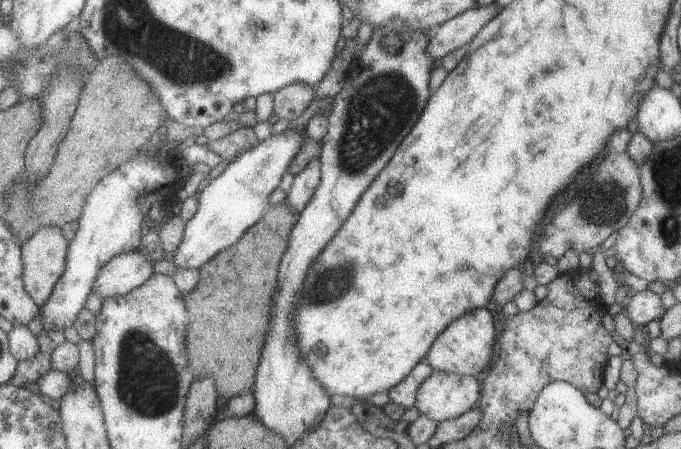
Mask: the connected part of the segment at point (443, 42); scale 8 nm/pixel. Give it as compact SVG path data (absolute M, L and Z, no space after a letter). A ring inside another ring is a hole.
M496 3L455 17L433 32L429 44L429 56L440 63L455 51L470 45L476 34L496 17L502 8Z

